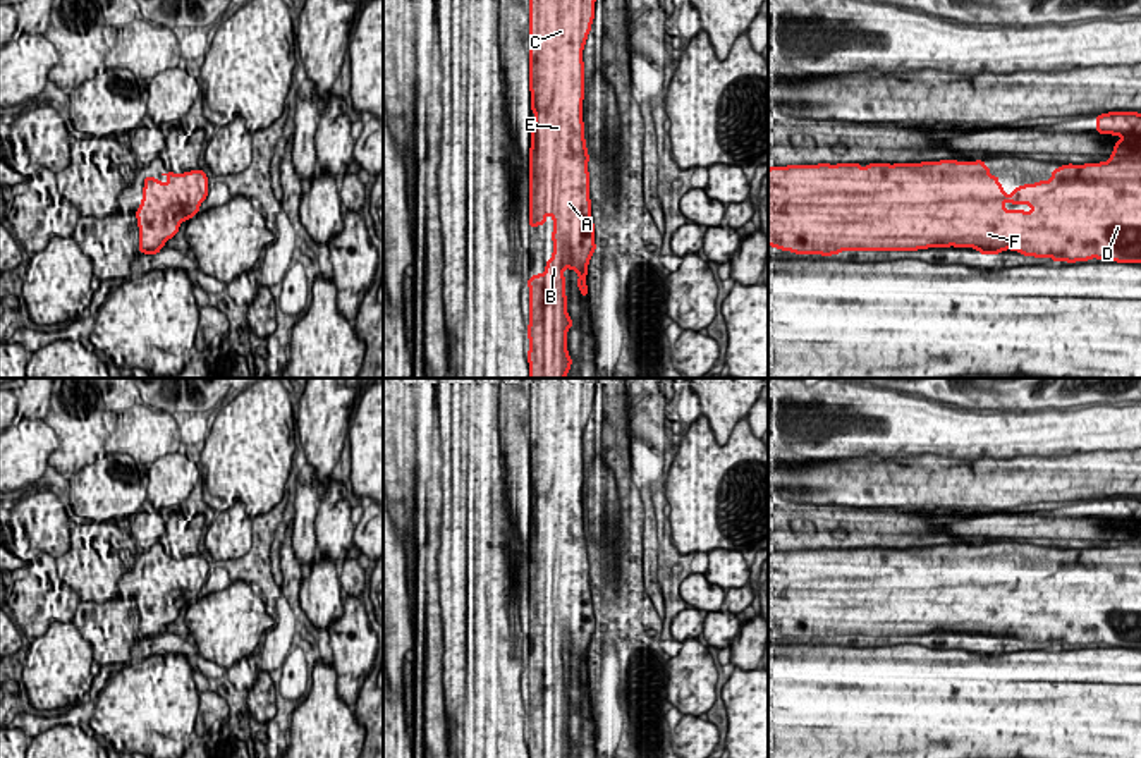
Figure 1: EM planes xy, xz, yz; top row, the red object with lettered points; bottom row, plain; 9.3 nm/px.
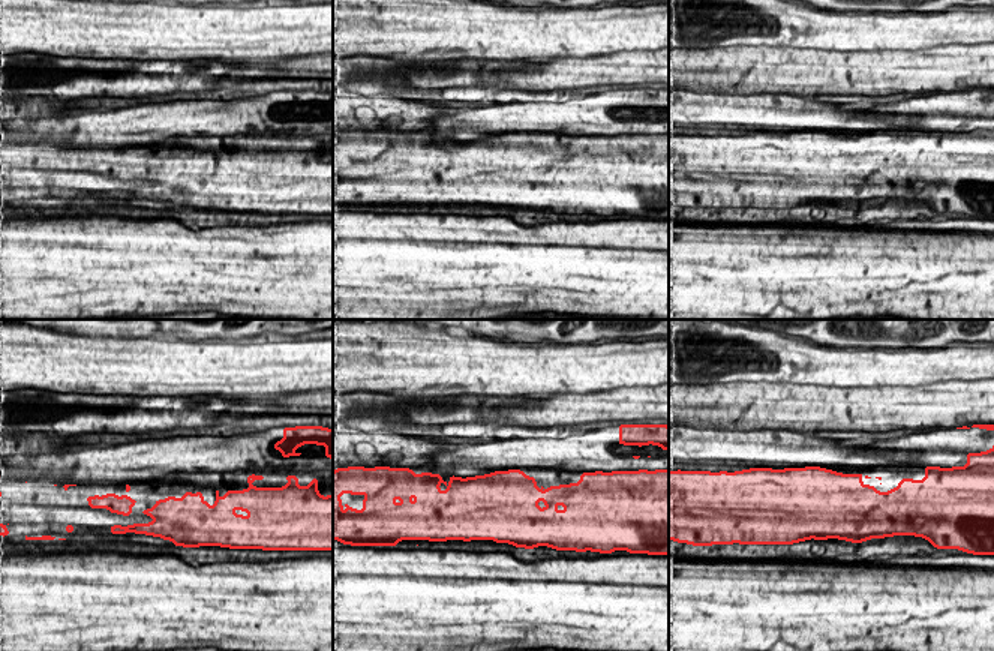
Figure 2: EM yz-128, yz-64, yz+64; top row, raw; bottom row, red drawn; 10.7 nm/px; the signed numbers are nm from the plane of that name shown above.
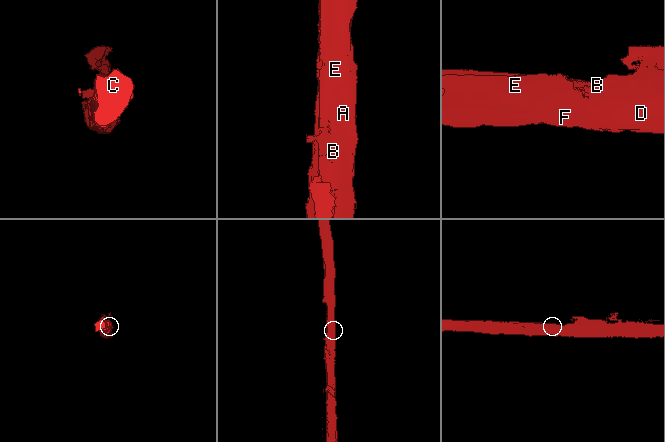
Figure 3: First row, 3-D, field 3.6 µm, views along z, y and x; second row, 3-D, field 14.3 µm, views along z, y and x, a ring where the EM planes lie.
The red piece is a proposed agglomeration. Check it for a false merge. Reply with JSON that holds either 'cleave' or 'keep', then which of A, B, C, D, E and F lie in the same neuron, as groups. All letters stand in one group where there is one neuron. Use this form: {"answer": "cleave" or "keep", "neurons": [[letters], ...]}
{"answer": "keep", "neurons": [["A", "B", "C", "D", "E", "F"]]}

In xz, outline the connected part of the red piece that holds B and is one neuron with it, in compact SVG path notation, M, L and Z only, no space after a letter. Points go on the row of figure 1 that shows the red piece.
M529 0L529 89L534 127L529 150L529 227L553 217L553 254L546 270L531 275L529 285L529 378L565 378L572 359L567 352L567 315L564 268L579 273L577 287L588 297L588 263L596 251L589 201L588 150L583 124L584 64L583 48L595 17L595 0Z

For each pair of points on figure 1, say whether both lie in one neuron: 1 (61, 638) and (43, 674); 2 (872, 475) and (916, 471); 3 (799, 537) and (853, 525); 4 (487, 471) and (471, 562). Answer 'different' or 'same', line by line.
1: same
2: same
3: same
4: same

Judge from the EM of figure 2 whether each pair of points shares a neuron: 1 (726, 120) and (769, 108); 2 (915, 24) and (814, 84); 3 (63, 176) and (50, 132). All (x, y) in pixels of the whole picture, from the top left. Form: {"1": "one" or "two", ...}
{"1": "one", "2": "two", "3": "two"}

